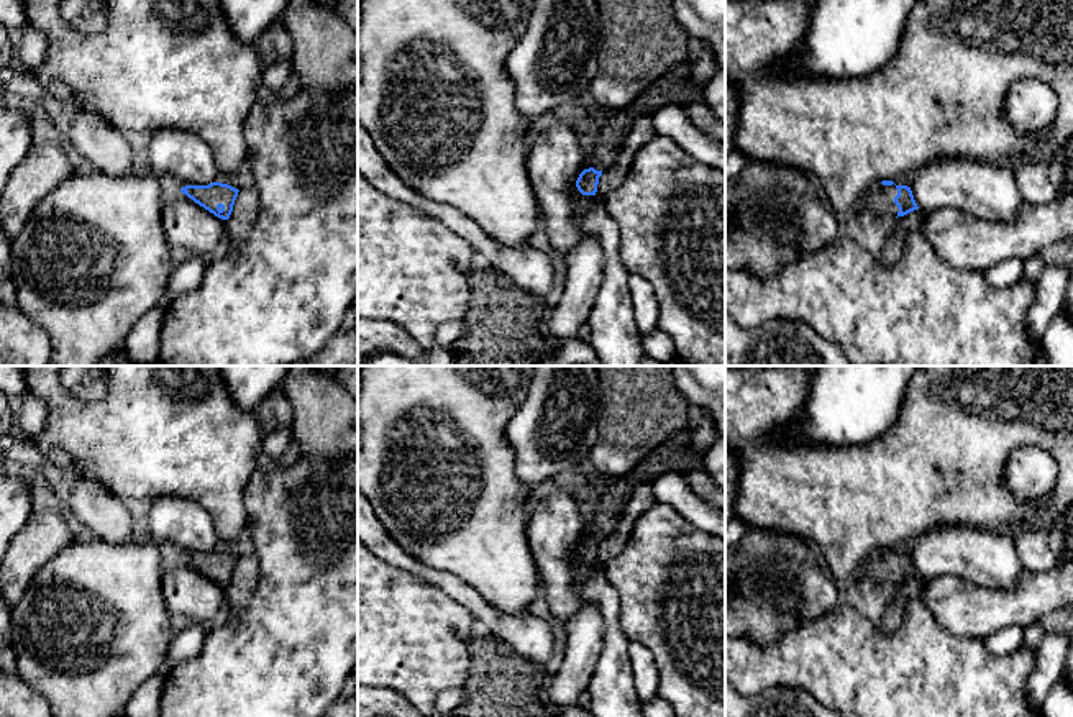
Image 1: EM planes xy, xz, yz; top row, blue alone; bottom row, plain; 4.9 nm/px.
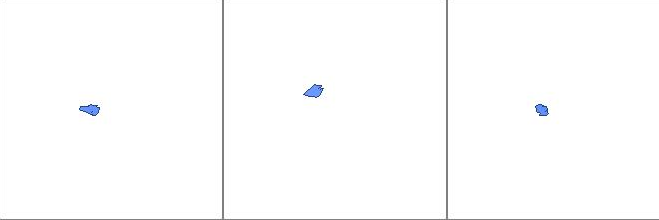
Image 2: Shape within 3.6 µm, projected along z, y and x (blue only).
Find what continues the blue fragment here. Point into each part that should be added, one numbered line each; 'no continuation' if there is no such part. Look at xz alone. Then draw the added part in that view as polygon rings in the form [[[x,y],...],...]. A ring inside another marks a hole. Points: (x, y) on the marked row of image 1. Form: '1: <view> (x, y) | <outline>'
1: xz (676, 86) | [[[684,61],[674,66],[632,103],[607,113],[596,126],[587,143],[589,156],[584,169],[594,167],[596,171],[604,171],[612,166],[628,131],[640,116],[653,116],[658,108],[669,103],[686,107],[687,103],[702,100],[704,87],[692,84],[689,64]]]

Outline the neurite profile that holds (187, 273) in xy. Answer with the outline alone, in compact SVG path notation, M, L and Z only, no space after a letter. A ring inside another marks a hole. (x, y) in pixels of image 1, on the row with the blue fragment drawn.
M182 254L169 276L167 289L158 307L164 312L174 299L192 292L202 284L207 259L197 254Z

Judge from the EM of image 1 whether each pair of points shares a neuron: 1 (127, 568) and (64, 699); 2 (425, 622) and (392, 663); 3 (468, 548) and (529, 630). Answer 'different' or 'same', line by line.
1: same
2: same
3: different

